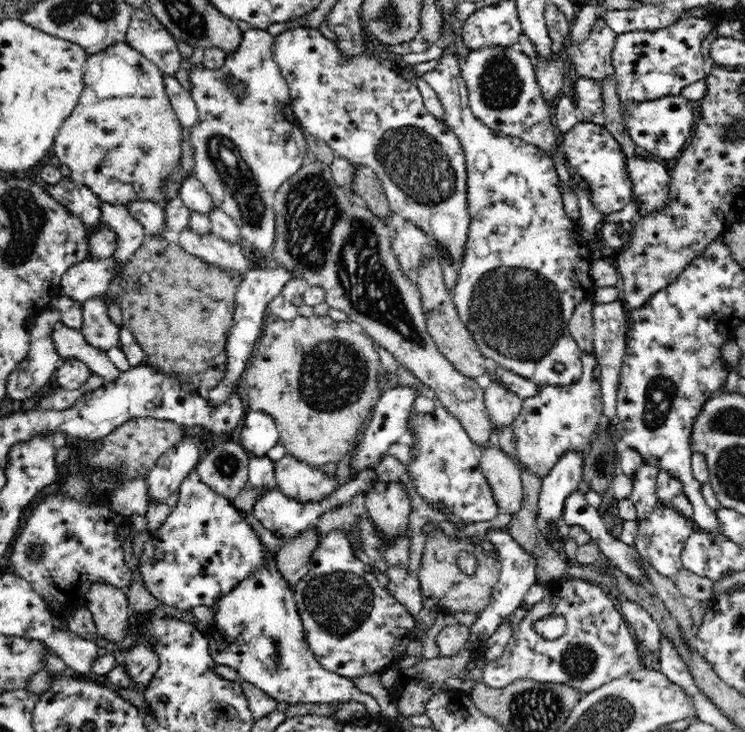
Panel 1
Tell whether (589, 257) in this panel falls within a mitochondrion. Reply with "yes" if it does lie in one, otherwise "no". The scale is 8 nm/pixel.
no

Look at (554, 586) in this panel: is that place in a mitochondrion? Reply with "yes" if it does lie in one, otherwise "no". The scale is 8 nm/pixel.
no

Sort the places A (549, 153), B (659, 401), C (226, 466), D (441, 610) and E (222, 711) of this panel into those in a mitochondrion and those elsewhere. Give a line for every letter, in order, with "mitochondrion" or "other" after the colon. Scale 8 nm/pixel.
A: other
B: mitochondrion
C: mitochondrion
D: other
E: other

